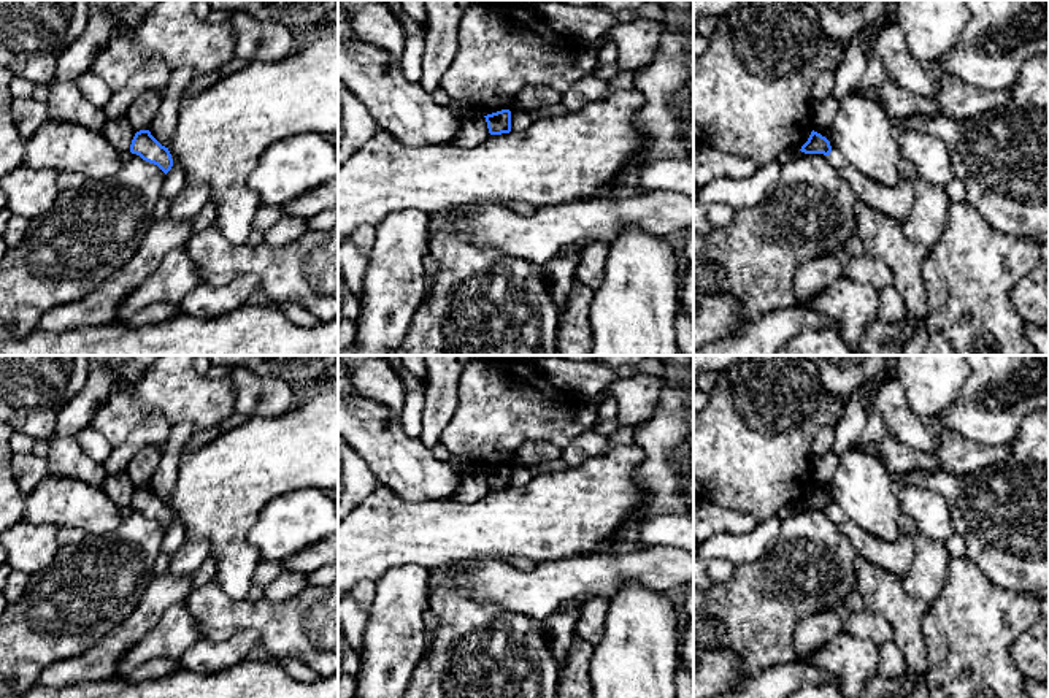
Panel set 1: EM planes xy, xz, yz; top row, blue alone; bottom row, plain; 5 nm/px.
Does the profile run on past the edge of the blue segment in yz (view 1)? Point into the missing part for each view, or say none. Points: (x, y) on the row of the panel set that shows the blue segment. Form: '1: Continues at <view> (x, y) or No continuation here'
1: No continuation here

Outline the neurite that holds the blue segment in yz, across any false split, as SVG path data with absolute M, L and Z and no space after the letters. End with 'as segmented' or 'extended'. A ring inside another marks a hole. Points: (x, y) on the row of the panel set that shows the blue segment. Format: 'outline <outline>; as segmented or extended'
outline M811 132L808 141L800 149L805 154L824 154L830 155L832 146L830 141L817 132Z; as segmented

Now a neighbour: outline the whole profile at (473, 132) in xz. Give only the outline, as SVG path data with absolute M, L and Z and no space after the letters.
M471 114L462 121L455 146L475 148L482 144L490 136L484 116Z

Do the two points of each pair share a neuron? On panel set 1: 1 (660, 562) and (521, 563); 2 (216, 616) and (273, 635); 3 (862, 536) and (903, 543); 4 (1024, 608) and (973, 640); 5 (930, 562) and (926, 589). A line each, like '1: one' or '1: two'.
1: two
2: one
3: one
4: one
5: one

